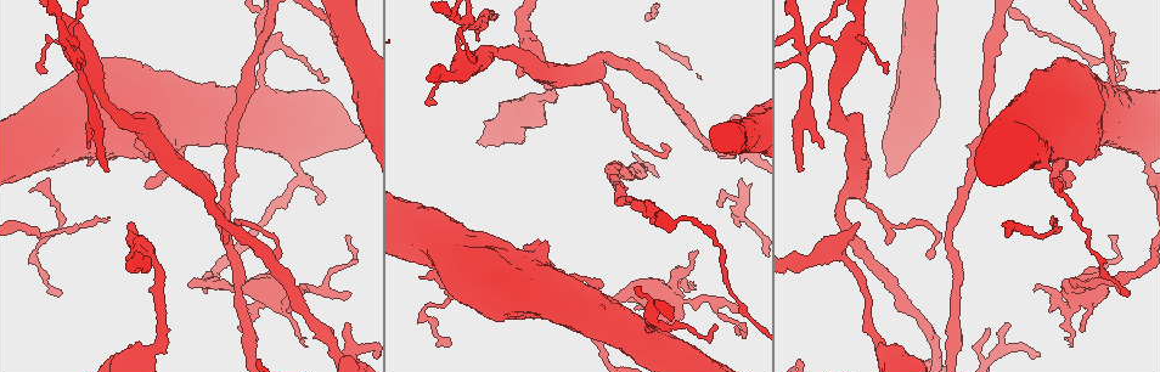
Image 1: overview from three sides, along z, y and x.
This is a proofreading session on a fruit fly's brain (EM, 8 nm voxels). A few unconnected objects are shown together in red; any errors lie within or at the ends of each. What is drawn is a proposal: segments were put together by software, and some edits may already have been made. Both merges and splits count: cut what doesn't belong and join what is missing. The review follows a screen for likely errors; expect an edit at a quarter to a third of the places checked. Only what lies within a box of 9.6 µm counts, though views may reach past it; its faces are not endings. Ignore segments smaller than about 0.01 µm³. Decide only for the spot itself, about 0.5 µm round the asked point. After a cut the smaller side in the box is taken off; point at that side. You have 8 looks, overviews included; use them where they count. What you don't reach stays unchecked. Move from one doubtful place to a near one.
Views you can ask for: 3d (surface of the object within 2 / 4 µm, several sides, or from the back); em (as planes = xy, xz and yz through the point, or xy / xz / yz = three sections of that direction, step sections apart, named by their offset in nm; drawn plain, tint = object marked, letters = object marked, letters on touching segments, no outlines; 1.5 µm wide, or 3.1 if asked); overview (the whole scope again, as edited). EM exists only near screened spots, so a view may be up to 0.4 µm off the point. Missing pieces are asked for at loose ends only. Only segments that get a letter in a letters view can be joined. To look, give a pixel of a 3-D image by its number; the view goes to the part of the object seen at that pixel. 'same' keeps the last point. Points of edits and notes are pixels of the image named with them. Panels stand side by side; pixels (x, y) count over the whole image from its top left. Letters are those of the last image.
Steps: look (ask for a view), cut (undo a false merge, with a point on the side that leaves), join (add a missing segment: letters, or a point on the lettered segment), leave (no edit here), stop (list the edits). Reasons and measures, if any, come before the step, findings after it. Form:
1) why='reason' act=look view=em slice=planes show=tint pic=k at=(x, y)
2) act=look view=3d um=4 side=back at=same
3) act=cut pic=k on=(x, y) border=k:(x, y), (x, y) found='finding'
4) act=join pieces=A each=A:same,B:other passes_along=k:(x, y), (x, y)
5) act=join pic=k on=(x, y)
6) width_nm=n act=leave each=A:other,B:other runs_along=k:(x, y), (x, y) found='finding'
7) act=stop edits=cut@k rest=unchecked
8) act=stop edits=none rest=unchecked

why='calibre changes' act=look view=3d um=2 pic=1 at=(841, 123)

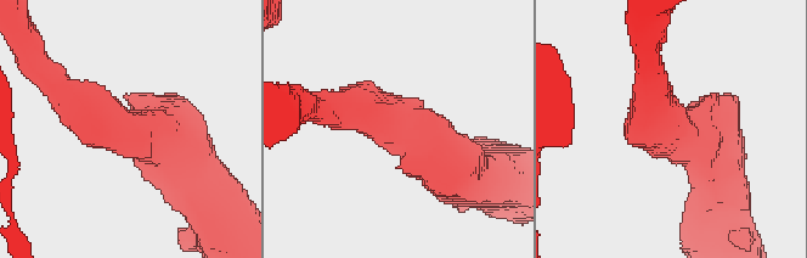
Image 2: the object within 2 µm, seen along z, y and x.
arm_widths_nm=220,440 why='shape alone is not enough' act=look view=em slice=planes show=letters pic=2 at=(395, 123)

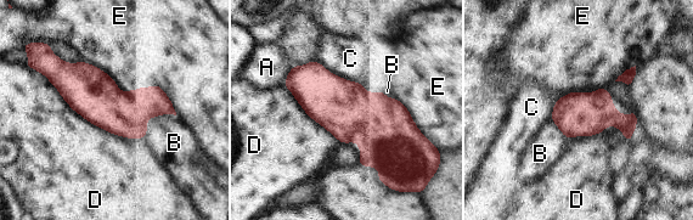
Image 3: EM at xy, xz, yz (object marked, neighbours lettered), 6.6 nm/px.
longest_contact=D:850nm act=leave each=A:other,B:other,C:other,D:other,E:other border=3:(38, 71), (85, 119), (144, 139) found='all the same cell'

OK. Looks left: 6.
why='arms part here' act=look view=em slice=planes show=letters pic=1 at=(530, 48)

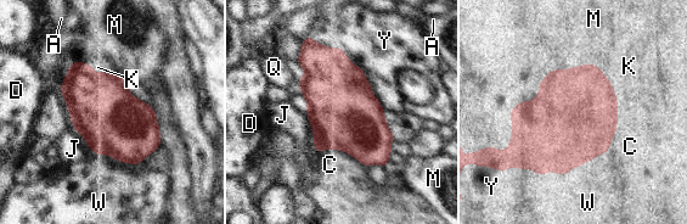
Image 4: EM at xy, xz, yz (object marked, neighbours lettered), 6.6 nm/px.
width_nm=460 act=leave each=A:other,C:other,D:other,J:other,K:other,M:other,Q:other,W:other,Y:other found='all the same cell'

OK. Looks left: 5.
why='end of a long branch' act=look view=em slice=xy step=8 show=letters pic=1 at=(107, 218)

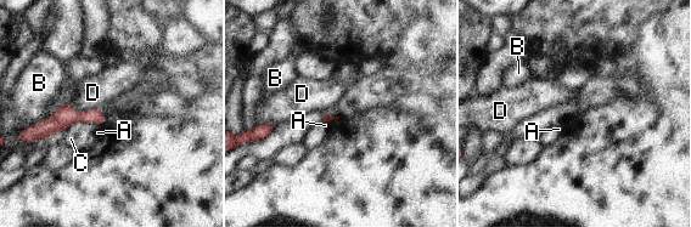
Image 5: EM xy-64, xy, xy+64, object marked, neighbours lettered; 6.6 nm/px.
longest_contact=D:360nm act=leave each=A:other,B:other,C:other,D:other border=5:(45, 117), (24, 128) found='none of them fits'

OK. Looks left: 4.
act=stop edits=none rest=unchecked

